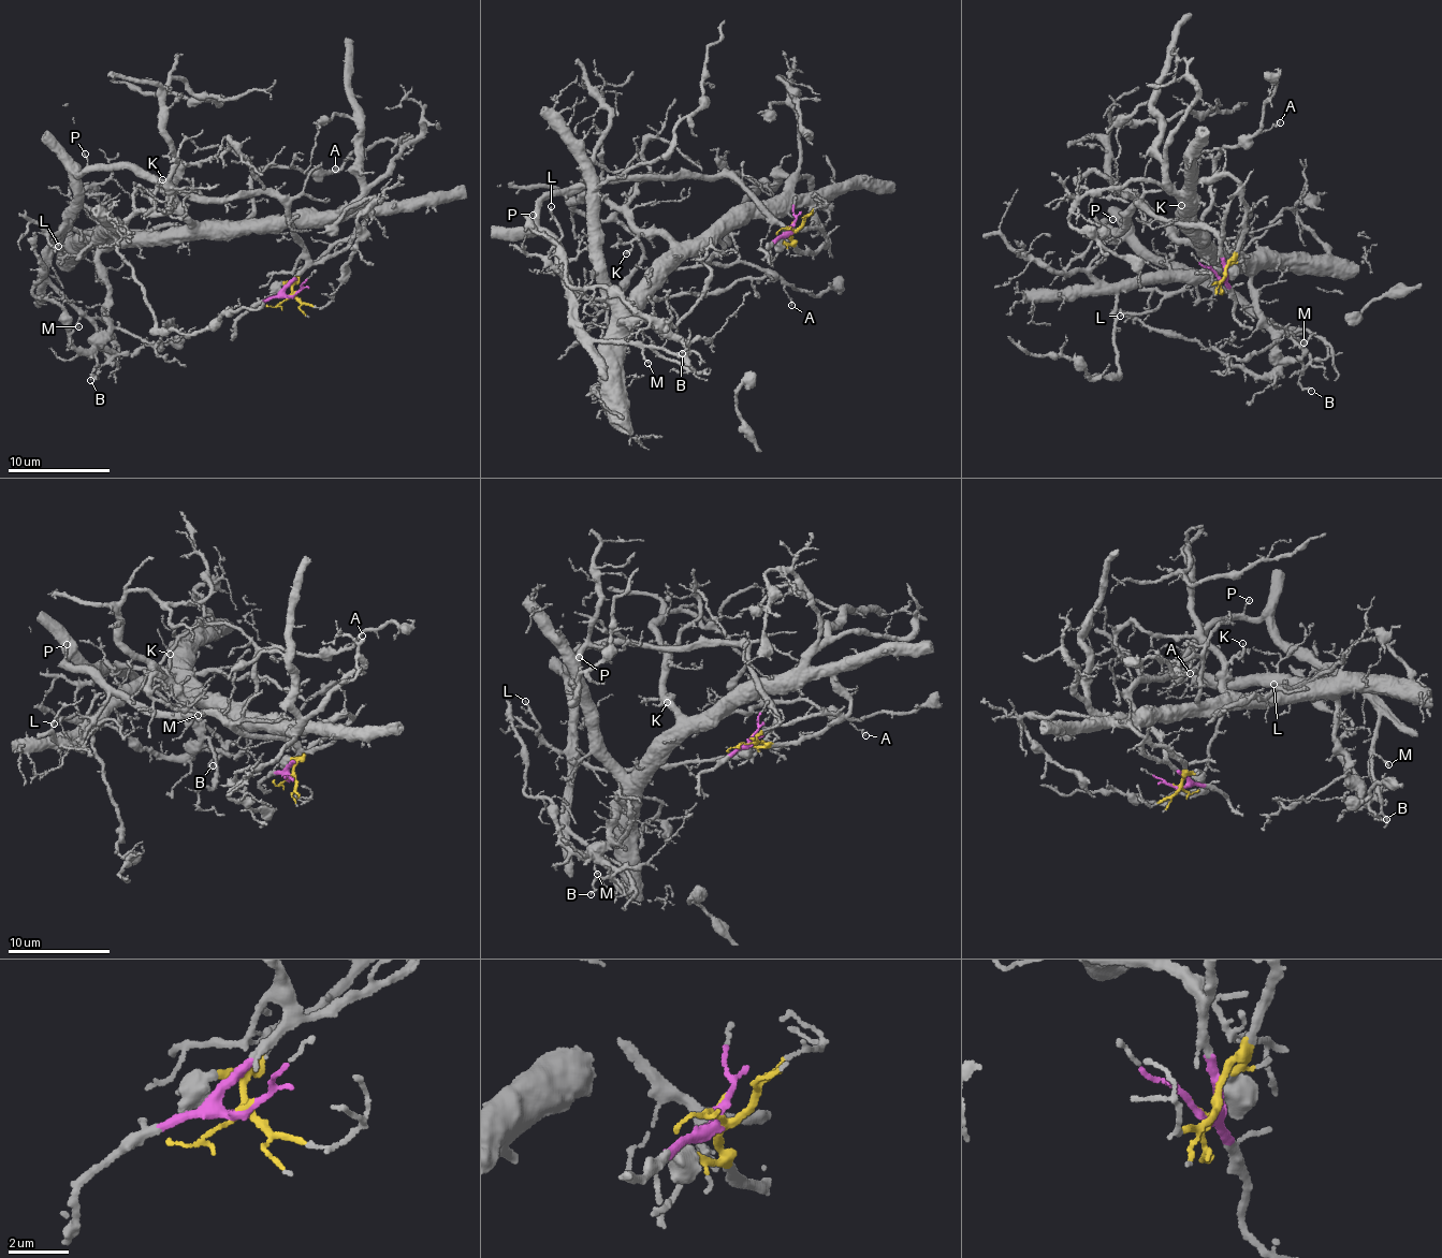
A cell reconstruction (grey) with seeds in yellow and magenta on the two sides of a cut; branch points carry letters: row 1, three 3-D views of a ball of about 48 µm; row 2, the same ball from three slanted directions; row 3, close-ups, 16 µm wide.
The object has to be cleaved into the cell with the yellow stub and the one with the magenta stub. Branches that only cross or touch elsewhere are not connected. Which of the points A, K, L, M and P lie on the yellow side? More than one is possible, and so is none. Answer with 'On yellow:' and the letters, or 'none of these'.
On yellow: A, K

